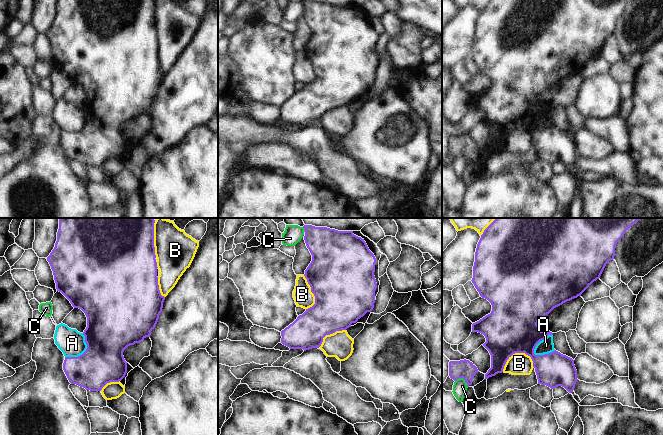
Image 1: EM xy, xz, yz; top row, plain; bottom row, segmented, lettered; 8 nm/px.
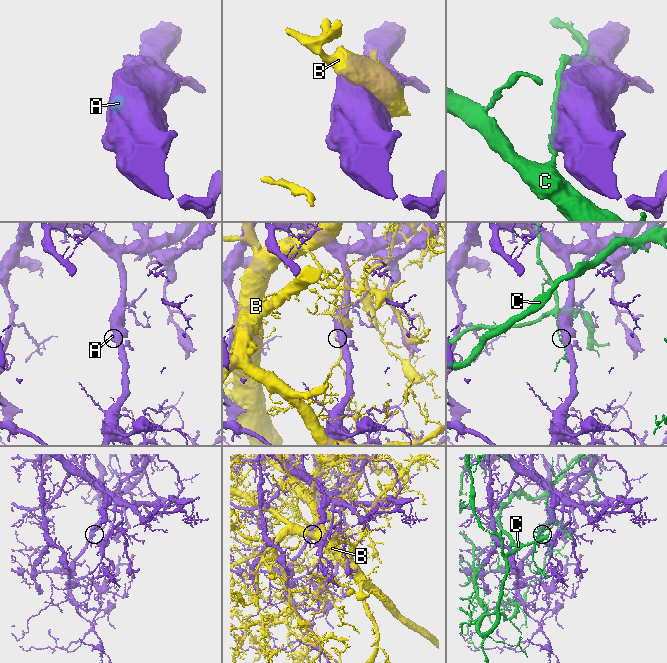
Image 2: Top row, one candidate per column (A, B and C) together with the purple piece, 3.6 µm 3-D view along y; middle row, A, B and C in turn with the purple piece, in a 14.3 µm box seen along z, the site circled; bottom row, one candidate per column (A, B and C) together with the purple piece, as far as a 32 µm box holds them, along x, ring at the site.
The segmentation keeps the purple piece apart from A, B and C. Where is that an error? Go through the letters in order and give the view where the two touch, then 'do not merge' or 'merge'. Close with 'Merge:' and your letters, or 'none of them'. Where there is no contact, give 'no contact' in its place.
A: yz | do not merge
B: yz | do not merge
C: yz | do not merge
Merge: none of them

